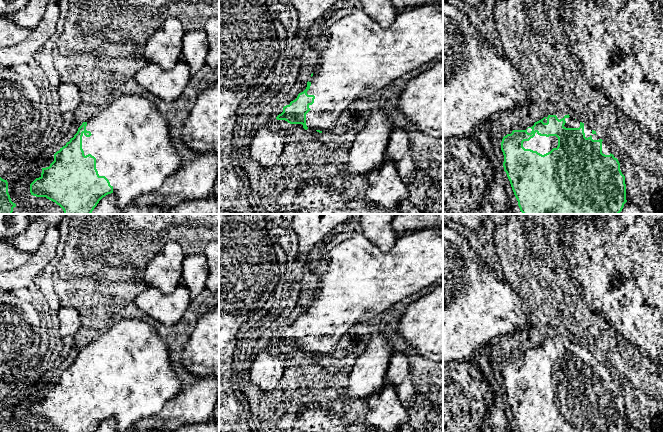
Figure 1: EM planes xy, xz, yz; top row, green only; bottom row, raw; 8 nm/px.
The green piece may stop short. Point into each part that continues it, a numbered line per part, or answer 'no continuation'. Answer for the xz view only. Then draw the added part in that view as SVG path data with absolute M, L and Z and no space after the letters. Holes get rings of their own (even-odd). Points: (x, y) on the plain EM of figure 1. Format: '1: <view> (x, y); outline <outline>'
1: xz (361, 282); outline M436 228L411 231L400 236L386 253L364 234L347 239L329 251L330 266L316 283L308 319L314 319L314 327L306 338L309 353L328 355L336 351L341 337L355 324L374 319L402 299L419 292L443 277L443 232Z

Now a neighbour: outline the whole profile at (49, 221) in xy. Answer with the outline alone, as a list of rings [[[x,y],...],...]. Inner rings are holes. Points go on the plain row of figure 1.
[[[43,214],[31,220],[27,228],[8,239],[18,250],[32,254],[42,243],[50,228],[57,228],[67,214]]]

